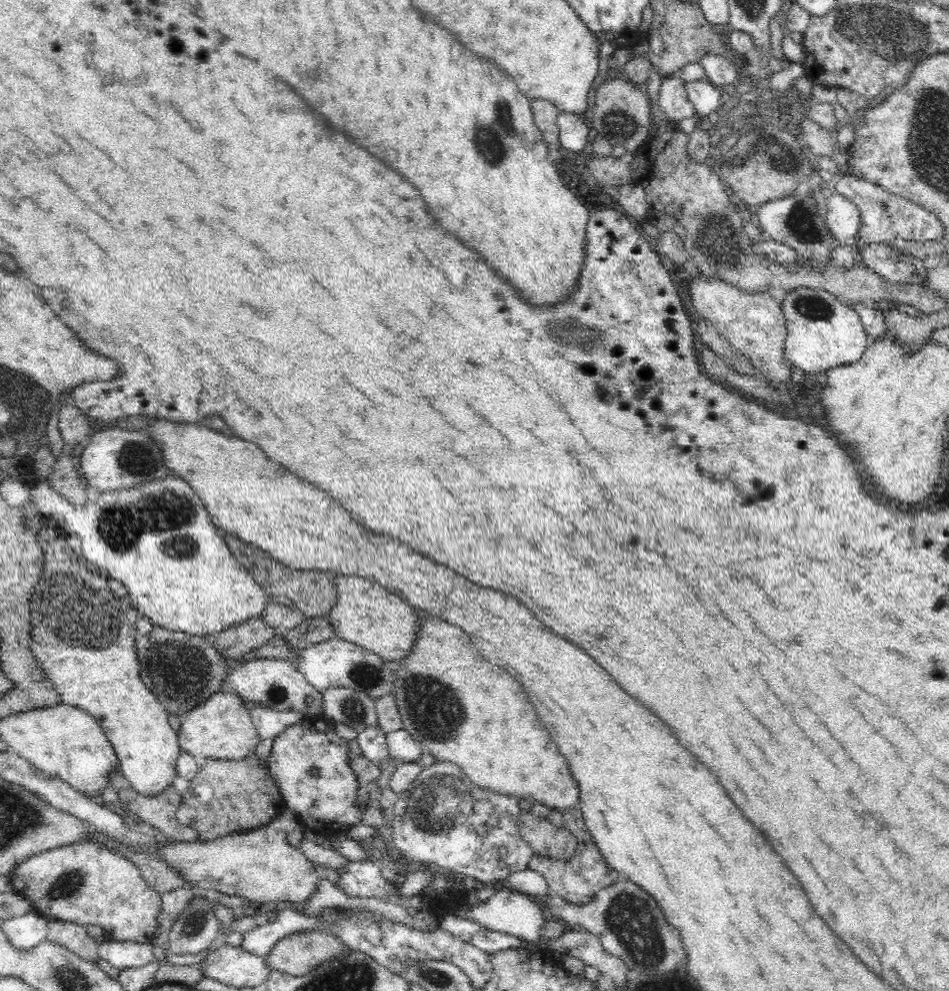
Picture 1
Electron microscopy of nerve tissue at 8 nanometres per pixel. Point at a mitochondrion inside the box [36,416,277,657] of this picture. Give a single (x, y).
(122, 527)

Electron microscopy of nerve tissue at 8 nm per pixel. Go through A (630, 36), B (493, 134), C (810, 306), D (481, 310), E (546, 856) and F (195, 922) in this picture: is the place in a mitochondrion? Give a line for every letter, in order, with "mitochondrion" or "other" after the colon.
A: other
B: mitochondrion
C: mitochondrion
D: other
E: other
F: mitochondrion

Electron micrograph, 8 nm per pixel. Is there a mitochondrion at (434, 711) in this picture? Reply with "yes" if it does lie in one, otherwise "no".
yes

